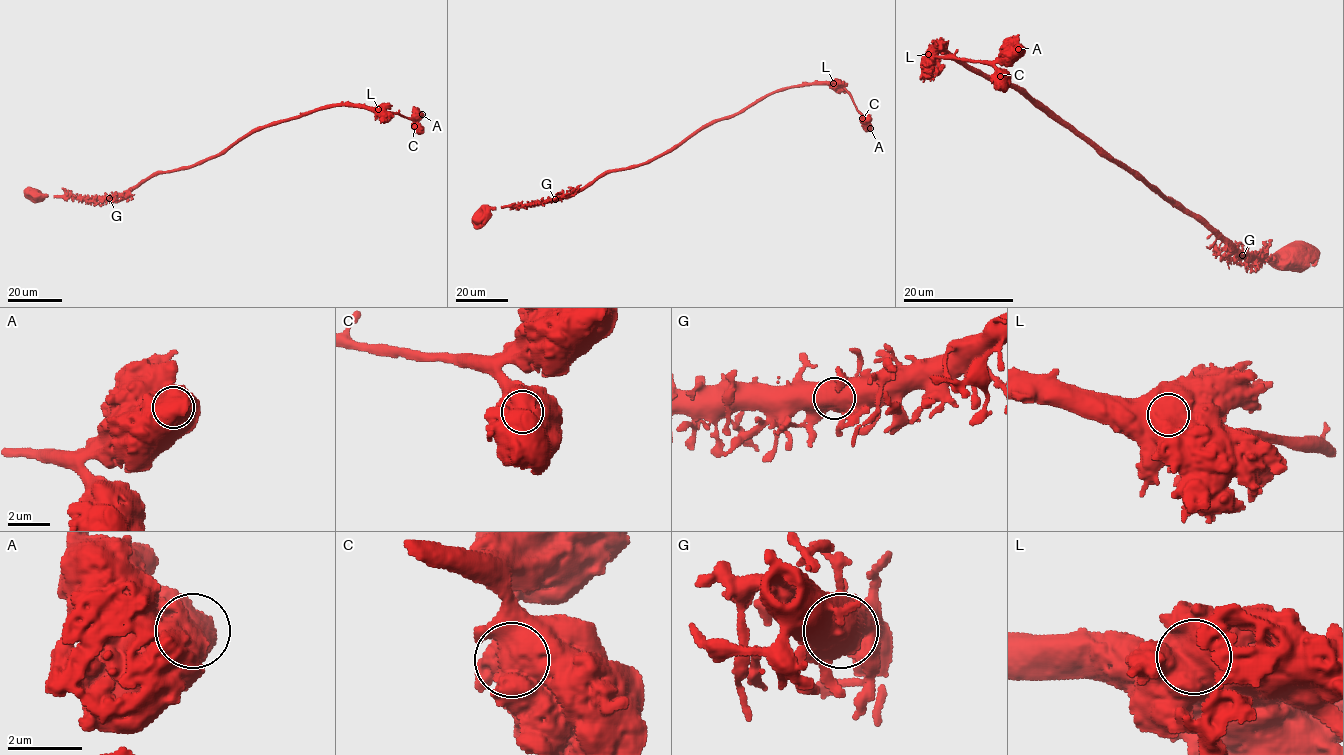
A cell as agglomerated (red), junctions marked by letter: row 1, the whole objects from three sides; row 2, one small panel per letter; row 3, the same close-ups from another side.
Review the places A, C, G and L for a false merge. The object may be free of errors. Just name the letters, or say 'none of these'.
none of these

